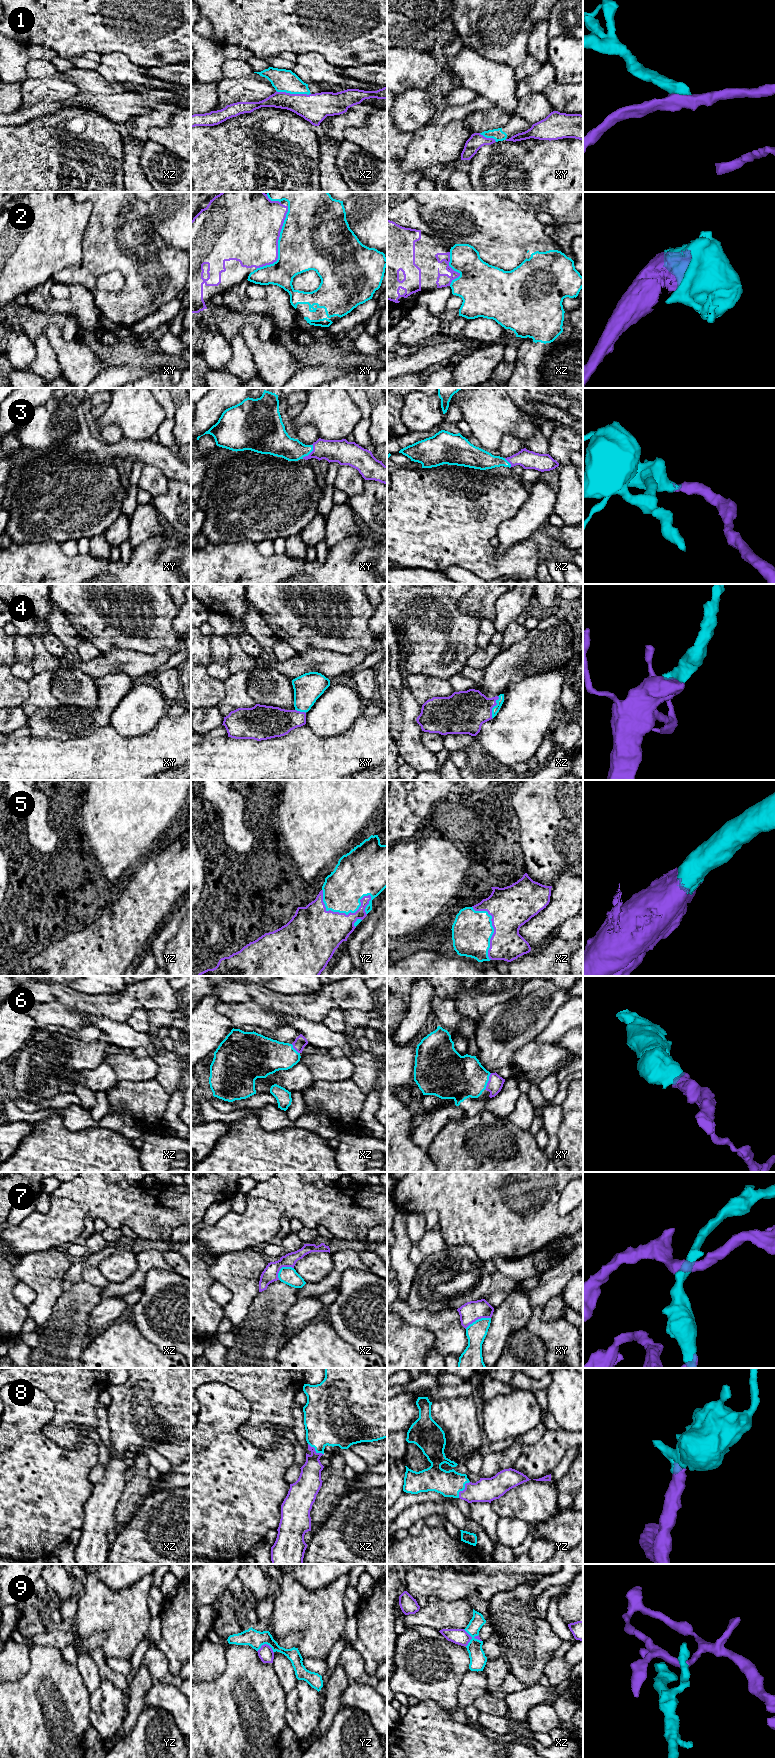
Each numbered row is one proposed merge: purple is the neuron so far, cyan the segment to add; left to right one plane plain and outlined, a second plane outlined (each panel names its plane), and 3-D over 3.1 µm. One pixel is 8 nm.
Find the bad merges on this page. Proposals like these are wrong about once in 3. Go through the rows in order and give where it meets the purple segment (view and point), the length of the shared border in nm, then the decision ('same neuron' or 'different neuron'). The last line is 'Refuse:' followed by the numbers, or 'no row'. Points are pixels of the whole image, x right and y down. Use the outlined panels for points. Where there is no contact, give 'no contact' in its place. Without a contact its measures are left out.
1: meets purple in xz at (293, 94); contact 280 nm long; same neuron
2: meets purple in xy at (277, 243); contact 550 nm long; different neuron
3: meets purple in xy at (311, 452); contact 150 nm long; same neuron
4: meets purple in xz at (493, 706); contact 190 nm long; same neuron
5: meets purple in yz at (350, 912); contact 420 nm long; same neuron
6: meets purple in xy at (488, 1081); contact 150 nm long; same neuron
7: meets purple in xy at (477, 1319); contact 220 nm long; different neuron
8: meets purple in yz at (464, 1489); contact 160 nm long; same neuron
9: meets purple in xz at (471, 1637); contact 180 nm long; different neuron
Refuse: 2, 7, 9

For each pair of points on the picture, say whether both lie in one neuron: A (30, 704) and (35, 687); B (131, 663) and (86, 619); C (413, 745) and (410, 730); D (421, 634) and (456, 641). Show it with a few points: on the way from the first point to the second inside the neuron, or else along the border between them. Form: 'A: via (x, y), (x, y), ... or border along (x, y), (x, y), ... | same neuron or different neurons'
A: via (34, 700), (35, 691) | same neuron
B: border along (139, 650), (111, 649), (101, 653) | different neurons
C: via (410, 741), (410, 734) | same neuron
D: via (430, 634), (435, 634), (439, 638), (447, 638) | same neuron

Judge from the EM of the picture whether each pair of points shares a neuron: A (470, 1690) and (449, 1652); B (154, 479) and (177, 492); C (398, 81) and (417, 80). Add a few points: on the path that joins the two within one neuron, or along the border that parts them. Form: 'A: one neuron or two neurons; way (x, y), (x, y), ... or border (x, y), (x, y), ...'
A: two neurons; border (469, 1669), (464, 1674), (459, 1685), (457, 1699)
B: two neurons; border (169, 480), (167, 491), (152, 498)
C: one neuron; way (403, 80), (412, 80)

